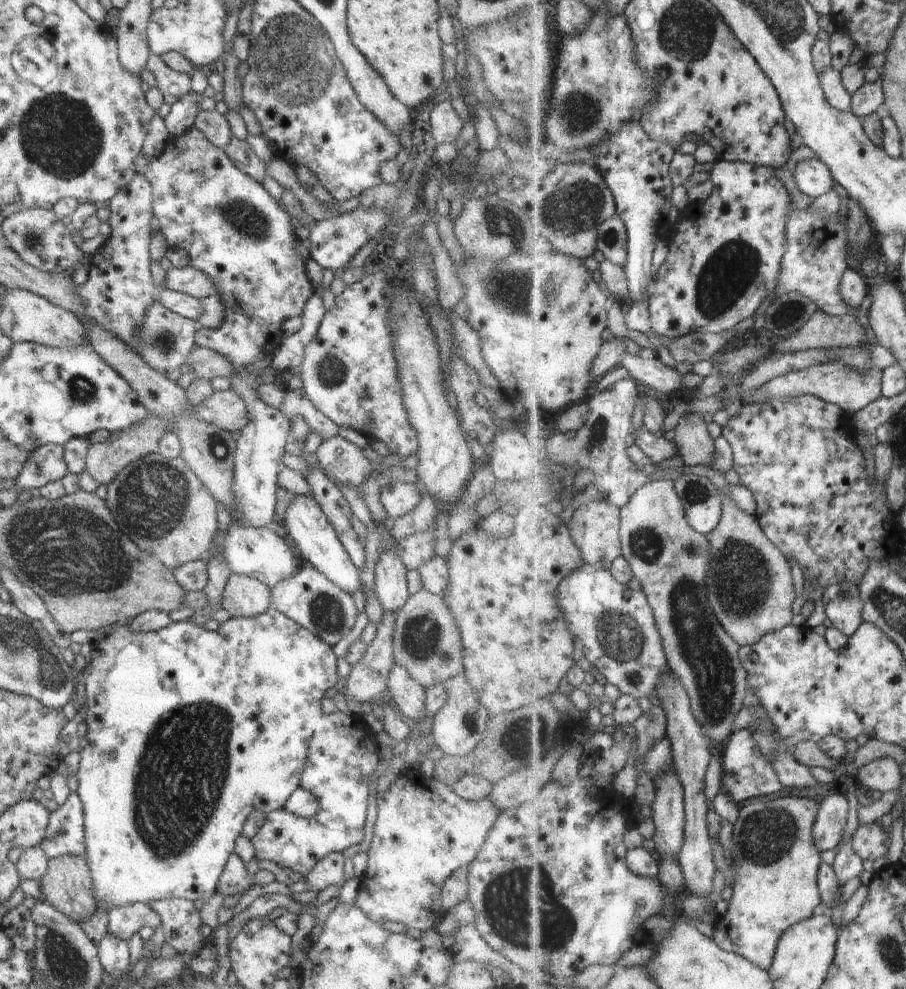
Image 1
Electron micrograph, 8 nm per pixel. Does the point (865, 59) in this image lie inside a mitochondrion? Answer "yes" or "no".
no

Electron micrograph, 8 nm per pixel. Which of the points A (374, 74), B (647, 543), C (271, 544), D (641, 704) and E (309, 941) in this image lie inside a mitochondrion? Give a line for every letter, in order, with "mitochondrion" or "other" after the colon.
A: other
B: mitochondrion
C: other
D: other
E: other

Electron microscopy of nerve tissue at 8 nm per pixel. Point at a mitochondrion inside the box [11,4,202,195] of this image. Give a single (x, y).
(61, 136)

